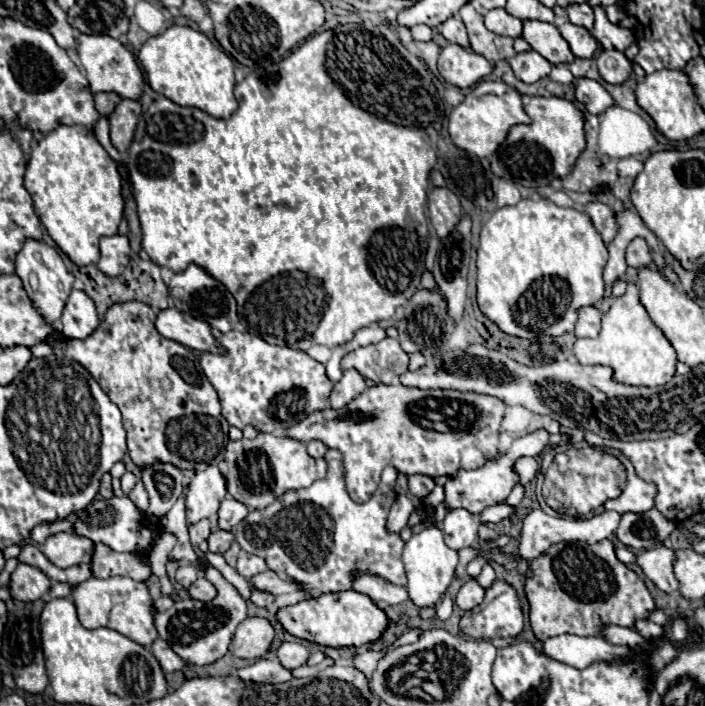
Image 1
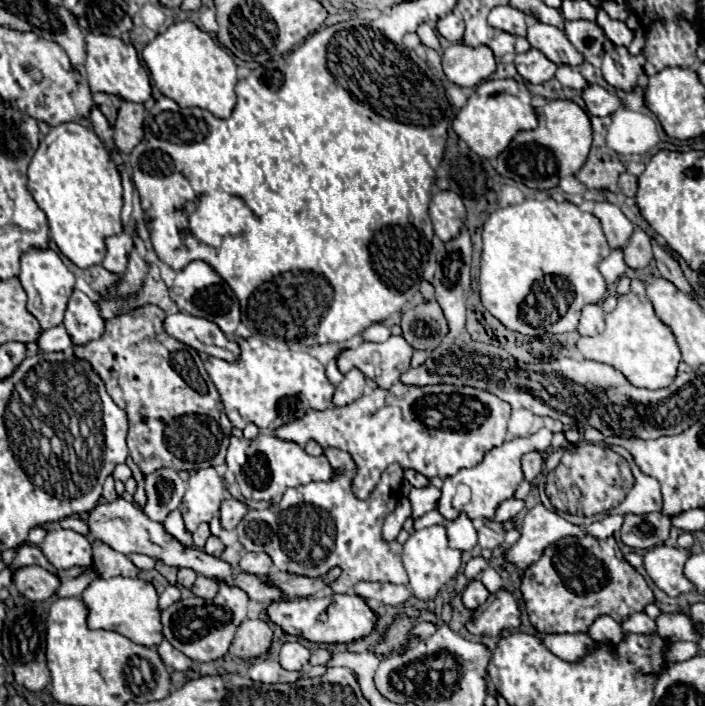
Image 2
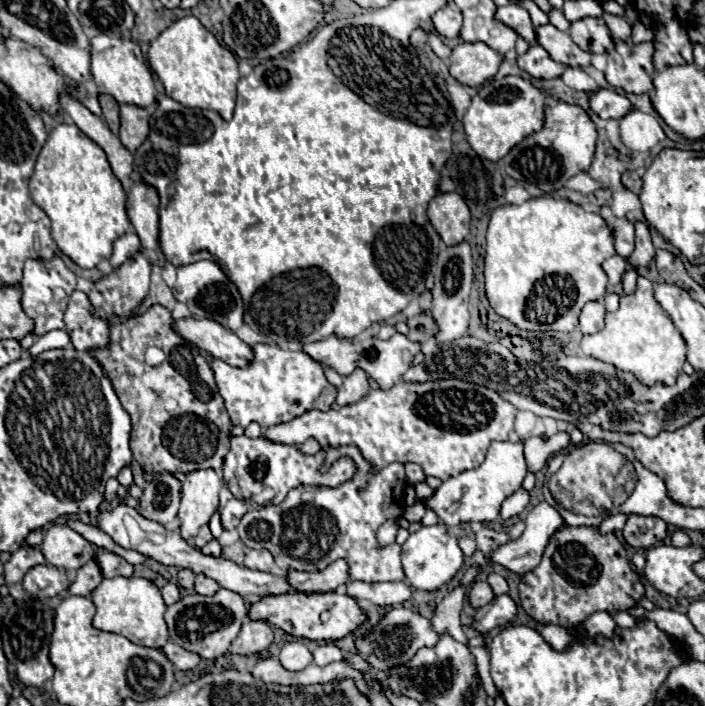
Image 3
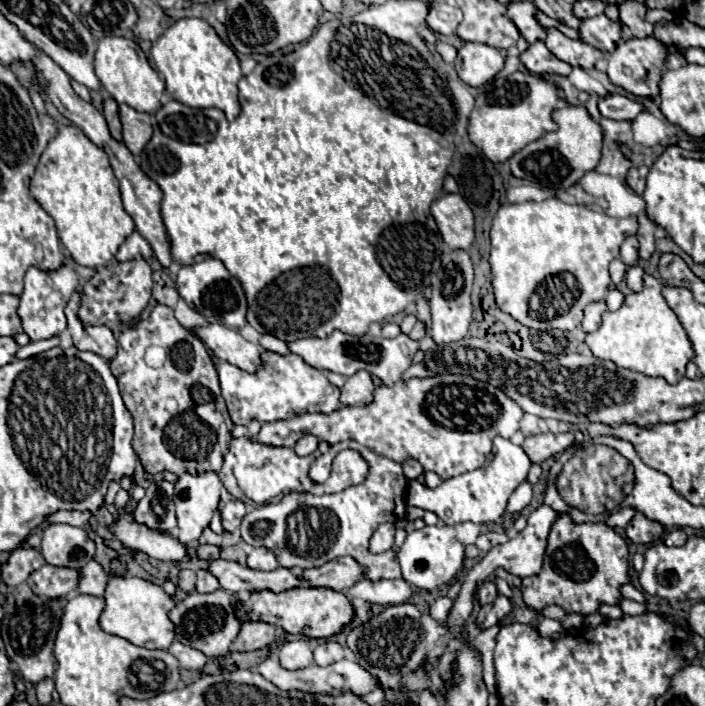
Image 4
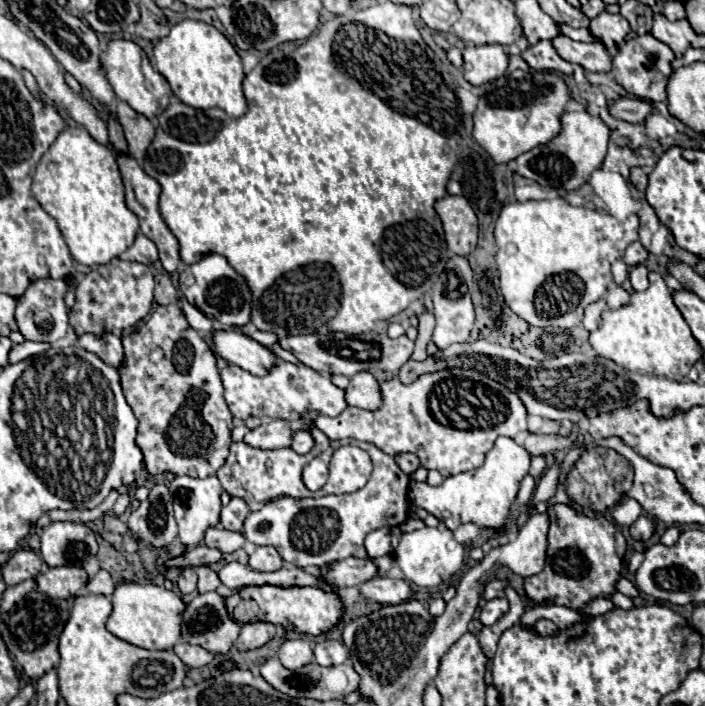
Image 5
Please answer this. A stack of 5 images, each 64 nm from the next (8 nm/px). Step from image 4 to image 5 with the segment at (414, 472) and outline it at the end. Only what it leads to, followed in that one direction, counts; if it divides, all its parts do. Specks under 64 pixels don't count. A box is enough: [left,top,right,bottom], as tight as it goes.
[394,452,420,474]

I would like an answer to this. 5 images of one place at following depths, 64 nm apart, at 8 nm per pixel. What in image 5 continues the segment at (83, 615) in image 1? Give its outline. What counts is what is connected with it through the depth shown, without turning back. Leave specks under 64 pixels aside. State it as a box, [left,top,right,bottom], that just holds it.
[106,582,186,650]

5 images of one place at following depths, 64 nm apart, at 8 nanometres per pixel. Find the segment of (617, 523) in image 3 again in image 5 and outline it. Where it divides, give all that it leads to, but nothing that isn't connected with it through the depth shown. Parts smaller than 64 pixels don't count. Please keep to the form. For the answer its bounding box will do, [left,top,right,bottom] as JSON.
[612,498,644,526]

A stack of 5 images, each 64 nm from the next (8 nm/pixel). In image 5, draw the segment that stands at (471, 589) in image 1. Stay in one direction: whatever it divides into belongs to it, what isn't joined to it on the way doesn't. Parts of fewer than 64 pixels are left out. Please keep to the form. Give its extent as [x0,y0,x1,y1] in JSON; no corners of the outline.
[484,578,508,600]

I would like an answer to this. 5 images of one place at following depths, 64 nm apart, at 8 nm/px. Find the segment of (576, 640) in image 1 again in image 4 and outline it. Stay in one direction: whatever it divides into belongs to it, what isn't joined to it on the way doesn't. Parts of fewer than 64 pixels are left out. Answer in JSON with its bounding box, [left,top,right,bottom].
[538,618,564,640]

